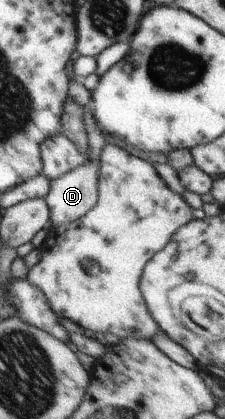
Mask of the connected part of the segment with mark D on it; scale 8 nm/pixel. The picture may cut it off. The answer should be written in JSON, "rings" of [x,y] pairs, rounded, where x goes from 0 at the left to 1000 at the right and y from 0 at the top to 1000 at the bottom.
{"rings":[[[400,248],[364,258],[364,289],[382,305],[382,327],[400,351],[400,384],[280,415],[267,425],[231,427],[222,432],[222,456],[200,470],[222,504],[222,530],[240,530],[249,539],[316,532],[364,520],[404,496],[418,496],[436,477],[436,427],[444,420],[449,382],[462,370],[458,353],[480,341],[467,337],[458,315],[436,305]]]}

